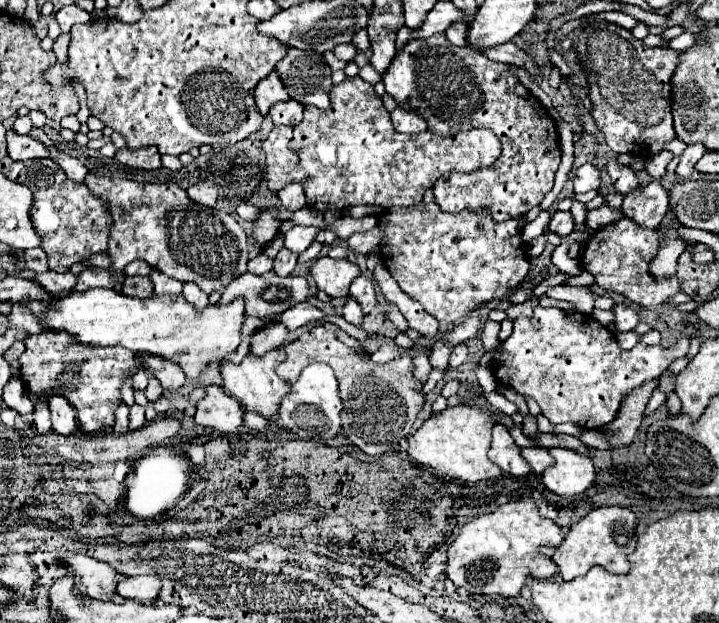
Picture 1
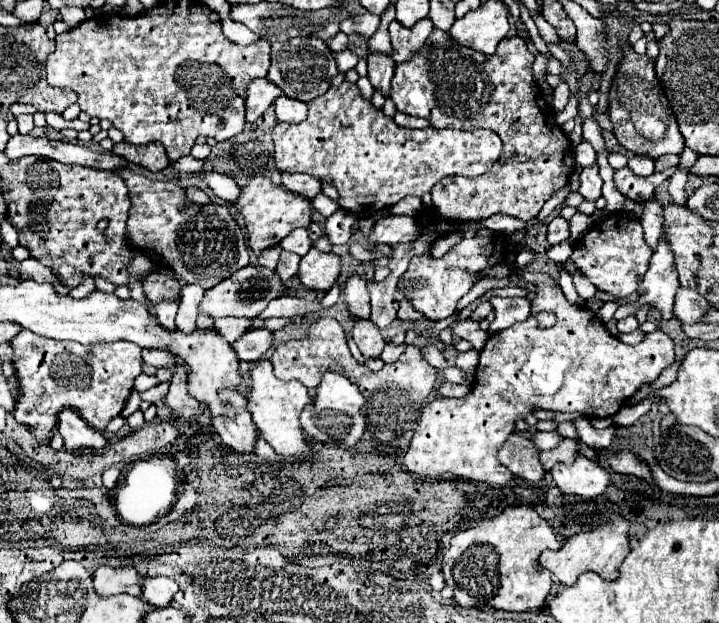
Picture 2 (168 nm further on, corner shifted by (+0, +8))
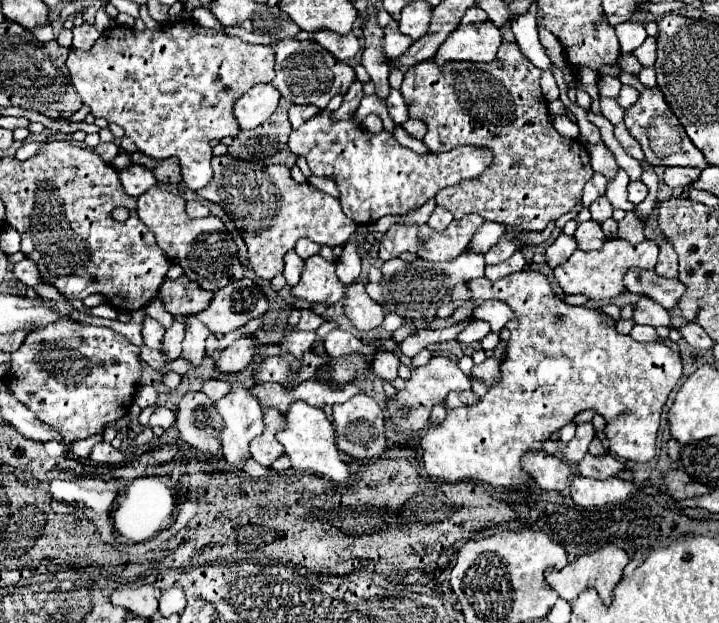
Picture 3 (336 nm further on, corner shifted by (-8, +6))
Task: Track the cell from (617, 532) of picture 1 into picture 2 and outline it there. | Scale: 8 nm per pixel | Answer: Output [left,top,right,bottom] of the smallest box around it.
[539,516,631,586]

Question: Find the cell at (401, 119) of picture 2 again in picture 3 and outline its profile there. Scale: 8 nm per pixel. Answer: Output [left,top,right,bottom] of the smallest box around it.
[403,120,427,140]

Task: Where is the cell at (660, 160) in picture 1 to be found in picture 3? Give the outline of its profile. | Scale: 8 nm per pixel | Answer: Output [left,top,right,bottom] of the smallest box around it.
[663,166,701,188]

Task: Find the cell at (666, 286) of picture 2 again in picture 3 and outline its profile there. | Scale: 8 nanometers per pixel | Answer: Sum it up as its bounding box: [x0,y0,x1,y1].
[633,296,673,328]

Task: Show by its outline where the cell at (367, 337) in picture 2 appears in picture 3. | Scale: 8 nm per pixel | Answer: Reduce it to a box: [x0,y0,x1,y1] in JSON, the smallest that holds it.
[373,350,399,382]

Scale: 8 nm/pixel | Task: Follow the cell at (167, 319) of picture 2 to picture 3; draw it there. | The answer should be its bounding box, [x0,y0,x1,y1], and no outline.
[161,320,185,362]

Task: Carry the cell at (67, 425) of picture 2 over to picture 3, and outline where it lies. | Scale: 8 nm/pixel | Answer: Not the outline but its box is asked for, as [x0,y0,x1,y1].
[91,442,125,466]

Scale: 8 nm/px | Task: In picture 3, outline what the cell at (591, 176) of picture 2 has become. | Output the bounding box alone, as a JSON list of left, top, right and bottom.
[589,196,613,224]

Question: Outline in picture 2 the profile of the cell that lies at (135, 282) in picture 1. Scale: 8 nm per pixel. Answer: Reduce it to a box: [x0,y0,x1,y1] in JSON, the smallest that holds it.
[141,272,181,304]

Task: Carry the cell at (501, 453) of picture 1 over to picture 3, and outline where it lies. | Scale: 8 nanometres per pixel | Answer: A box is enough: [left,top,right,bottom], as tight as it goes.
[523,452,573,490]

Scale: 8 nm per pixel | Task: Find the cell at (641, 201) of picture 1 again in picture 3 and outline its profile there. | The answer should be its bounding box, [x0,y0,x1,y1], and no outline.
[655,240,677,278]

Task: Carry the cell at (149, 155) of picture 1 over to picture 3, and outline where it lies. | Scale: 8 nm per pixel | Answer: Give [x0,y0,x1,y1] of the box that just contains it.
[131,152,181,184]

